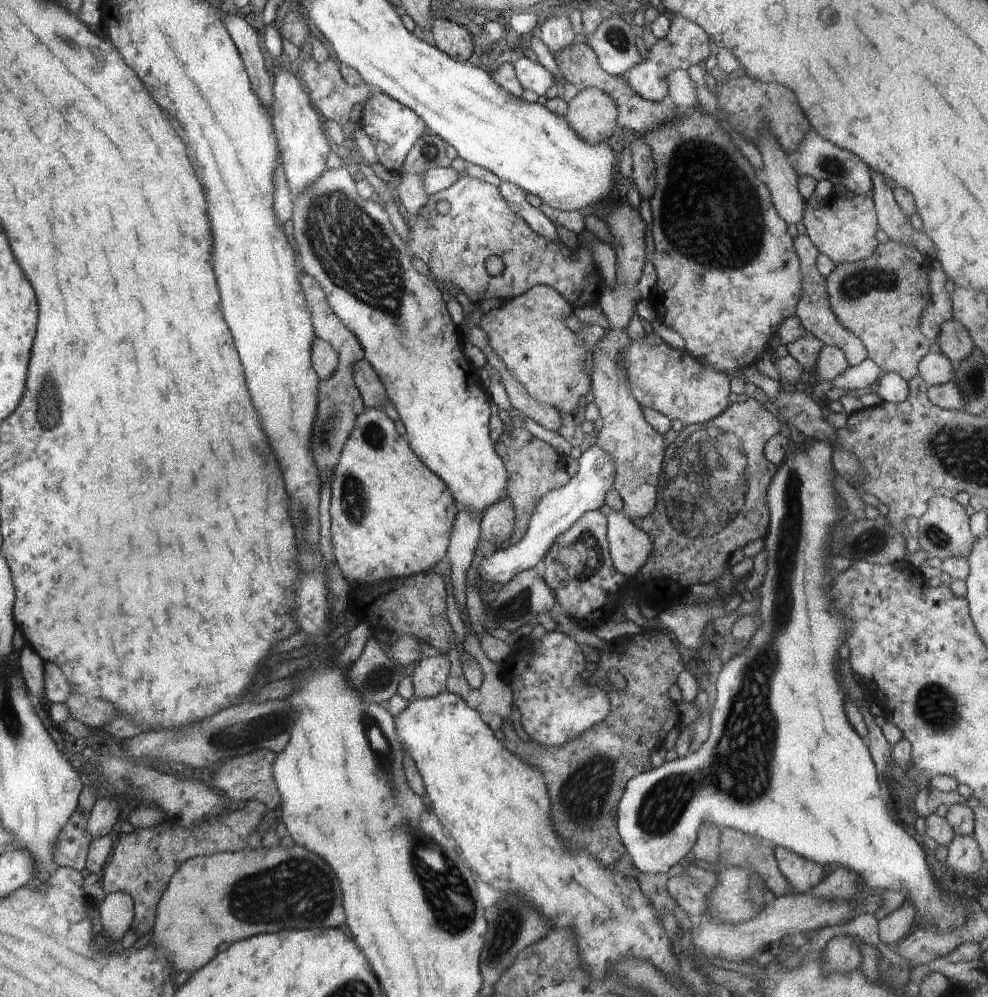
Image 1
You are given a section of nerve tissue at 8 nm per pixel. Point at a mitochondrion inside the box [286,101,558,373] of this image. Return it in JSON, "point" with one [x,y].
{"point":[354,251]}

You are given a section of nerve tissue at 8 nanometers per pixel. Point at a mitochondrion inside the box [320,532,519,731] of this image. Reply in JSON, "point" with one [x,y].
{"point":[378,677]}

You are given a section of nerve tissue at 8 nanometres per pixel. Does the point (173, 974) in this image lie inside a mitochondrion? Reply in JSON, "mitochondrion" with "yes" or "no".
{"mitochondrion":"no"}

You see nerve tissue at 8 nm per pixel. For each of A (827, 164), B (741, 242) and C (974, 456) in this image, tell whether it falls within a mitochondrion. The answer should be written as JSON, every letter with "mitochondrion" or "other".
{"A":"mitochondrion","B":"mitochondrion","C":"mitochondrion"}

